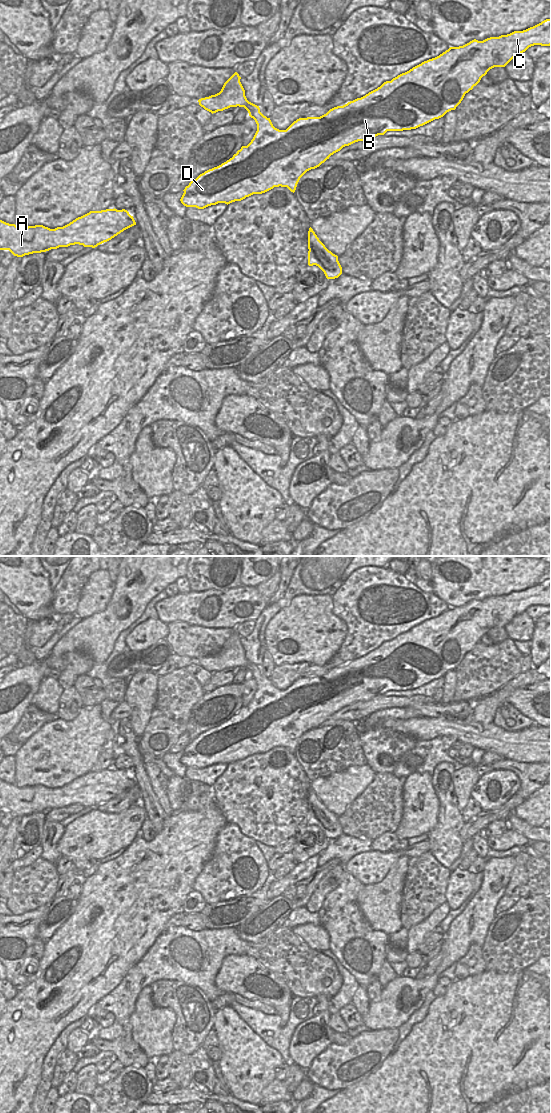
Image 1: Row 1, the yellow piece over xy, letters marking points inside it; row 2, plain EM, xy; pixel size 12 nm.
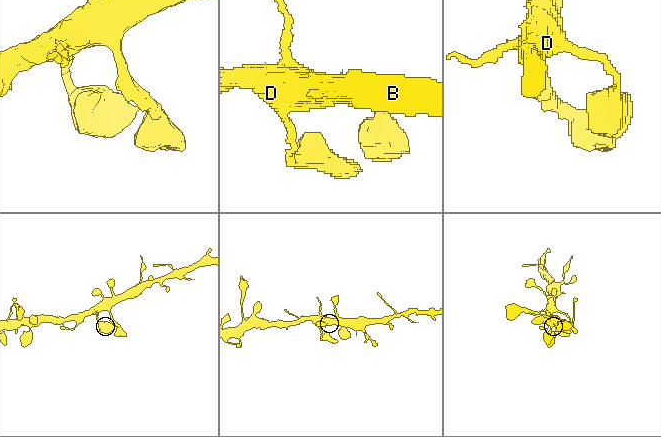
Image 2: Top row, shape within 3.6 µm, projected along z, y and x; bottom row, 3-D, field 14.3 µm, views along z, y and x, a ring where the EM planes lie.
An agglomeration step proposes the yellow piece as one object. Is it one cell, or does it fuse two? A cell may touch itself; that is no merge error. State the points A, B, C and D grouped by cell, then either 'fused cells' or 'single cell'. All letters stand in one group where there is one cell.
groups A B C D; single cell

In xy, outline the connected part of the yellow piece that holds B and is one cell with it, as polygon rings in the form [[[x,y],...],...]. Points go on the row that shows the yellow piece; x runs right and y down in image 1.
[[[551,19],[523,31],[483,41],[474,39],[463,46],[450,47],[439,56],[384,82],[365,96],[334,107],[320,117],[299,118],[286,130],[275,128],[270,118],[260,112],[259,106],[247,100],[241,77],[235,72],[219,93],[199,99],[199,105],[212,114],[230,107],[244,107],[255,120],[257,131],[251,142],[242,146],[232,158],[192,180],[183,190],[180,201],[186,207],[204,209],[218,203],[228,205],[279,186],[287,187],[294,193],[300,178],[307,171],[319,167],[343,147],[368,141],[387,131],[416,129],[455,110],[465,94],[490,69],[505,67],[515,56],[534,45],[551,45]]]

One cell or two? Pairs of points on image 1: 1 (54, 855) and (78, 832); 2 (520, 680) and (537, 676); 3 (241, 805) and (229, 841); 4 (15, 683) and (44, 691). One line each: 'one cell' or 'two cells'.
1: two cells
2: one cell
3: two cells
4: two cells

